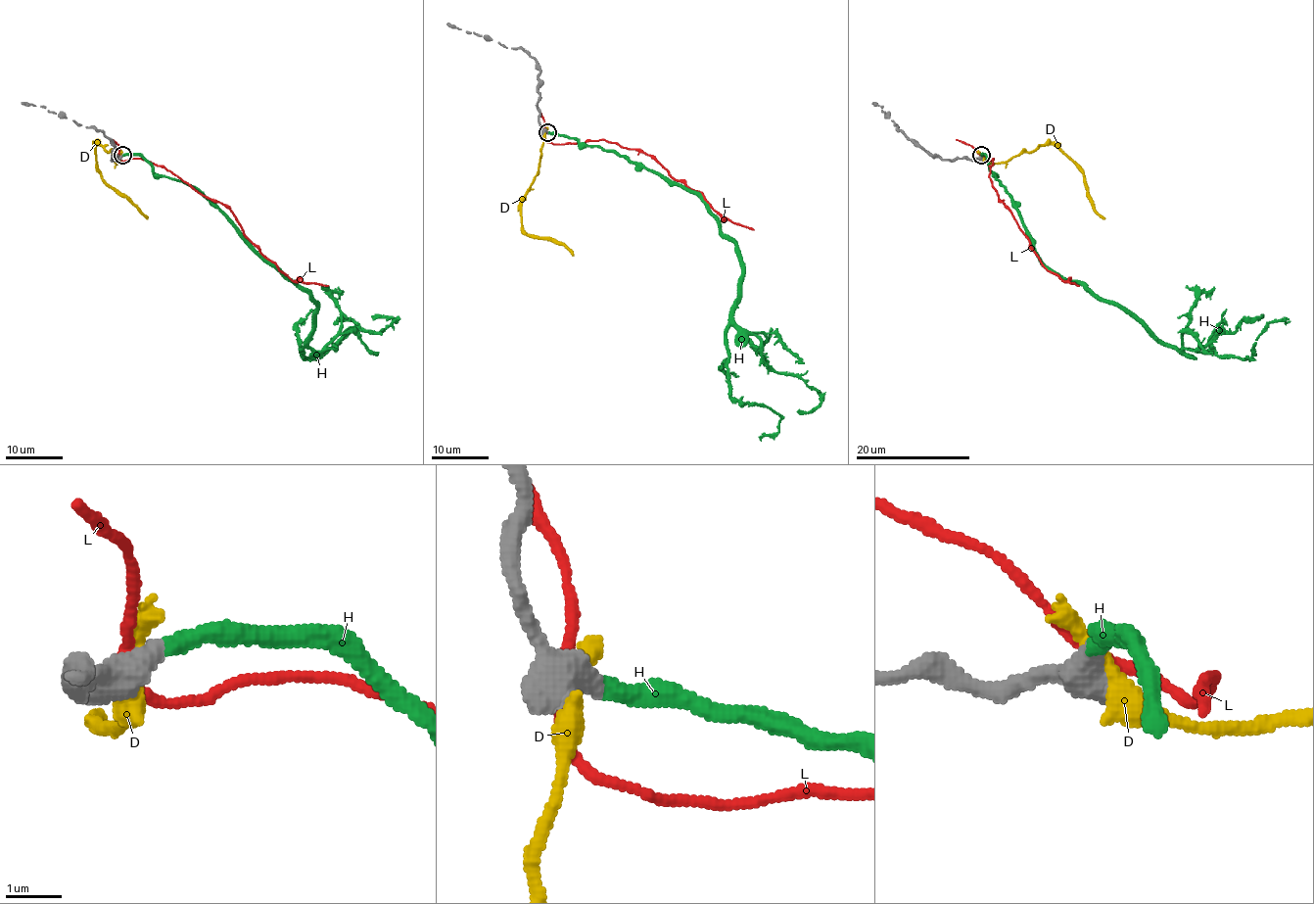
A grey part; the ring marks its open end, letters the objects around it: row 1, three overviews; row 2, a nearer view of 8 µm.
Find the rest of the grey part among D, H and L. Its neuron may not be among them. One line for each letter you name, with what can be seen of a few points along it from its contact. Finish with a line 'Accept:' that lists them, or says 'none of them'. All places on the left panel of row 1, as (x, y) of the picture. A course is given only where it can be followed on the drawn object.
H: it runs (122, 155), (196, 186), (315, 301), (305, 357), (354, 328), (336, 320)
Accept: H

